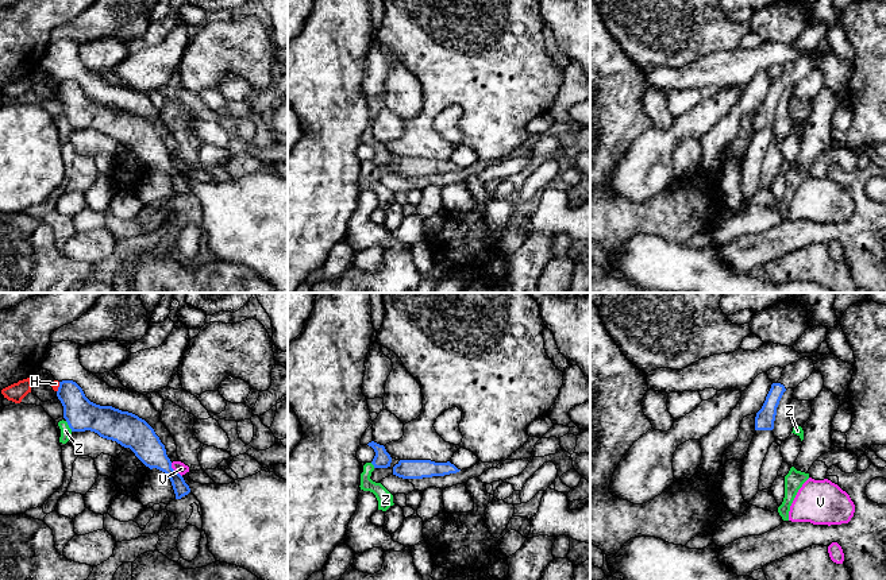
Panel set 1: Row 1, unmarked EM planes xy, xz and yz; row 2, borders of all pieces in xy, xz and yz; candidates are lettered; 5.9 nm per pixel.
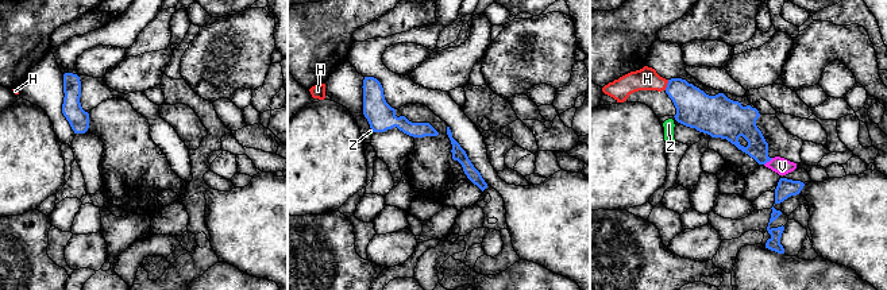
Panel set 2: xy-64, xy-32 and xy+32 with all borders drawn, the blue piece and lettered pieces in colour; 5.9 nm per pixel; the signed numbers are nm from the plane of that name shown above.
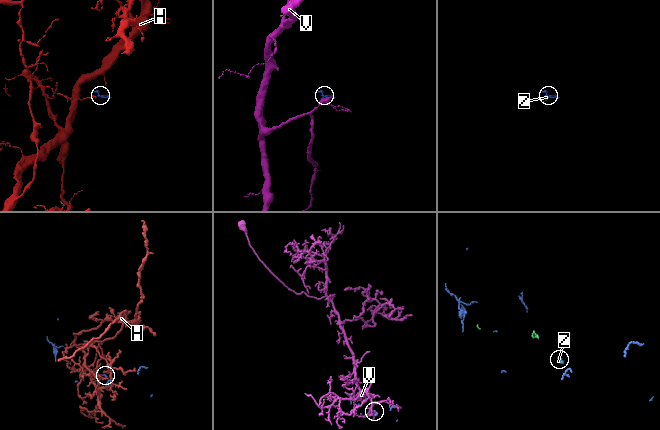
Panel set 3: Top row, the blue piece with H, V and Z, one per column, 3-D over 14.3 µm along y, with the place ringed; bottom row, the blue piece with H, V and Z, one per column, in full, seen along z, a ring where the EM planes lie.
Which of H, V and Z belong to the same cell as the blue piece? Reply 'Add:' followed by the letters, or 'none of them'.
Add: none of them

